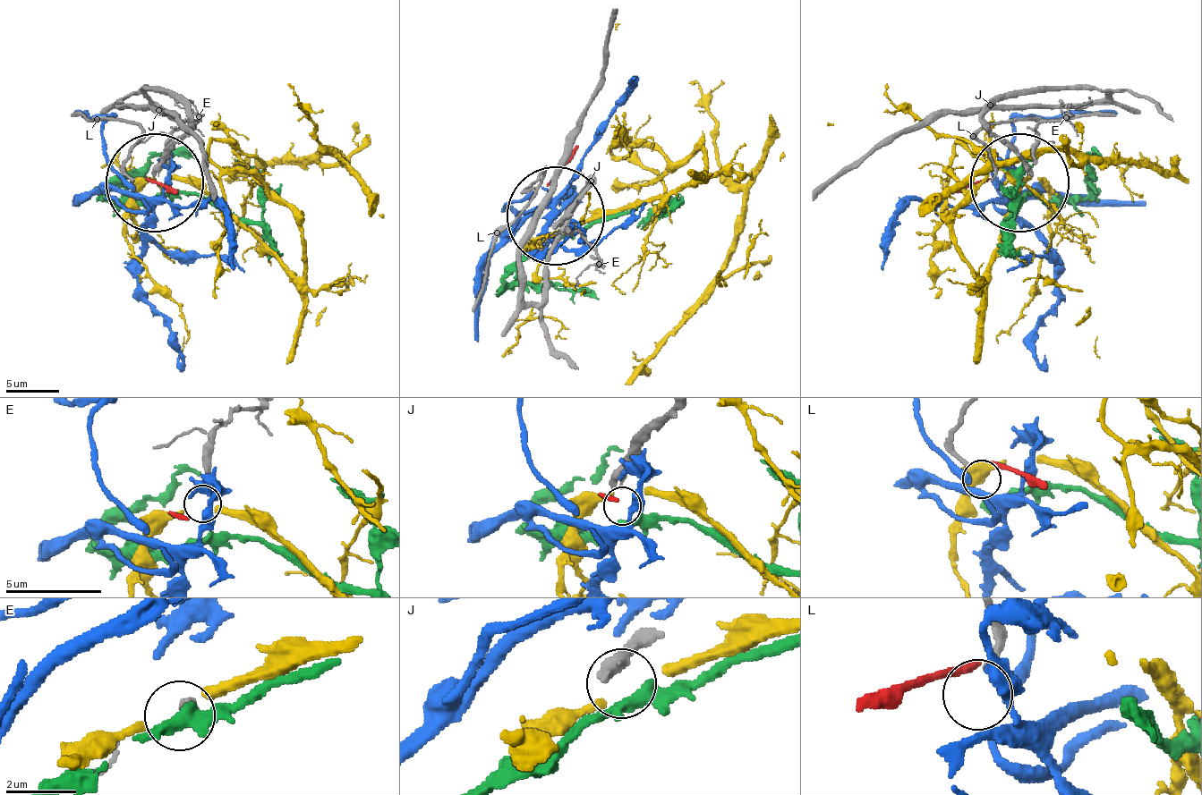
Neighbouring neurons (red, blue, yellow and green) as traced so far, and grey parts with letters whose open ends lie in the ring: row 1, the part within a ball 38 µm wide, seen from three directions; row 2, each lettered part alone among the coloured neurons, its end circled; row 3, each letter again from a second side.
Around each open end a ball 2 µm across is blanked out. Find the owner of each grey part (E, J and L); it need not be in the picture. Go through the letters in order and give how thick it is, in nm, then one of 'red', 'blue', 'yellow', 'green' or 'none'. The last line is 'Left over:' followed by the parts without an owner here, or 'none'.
E: calibre 300 nm; yellow
J: calibre 380 nm; green
L: calibre 200 nm; none
Left over: L

